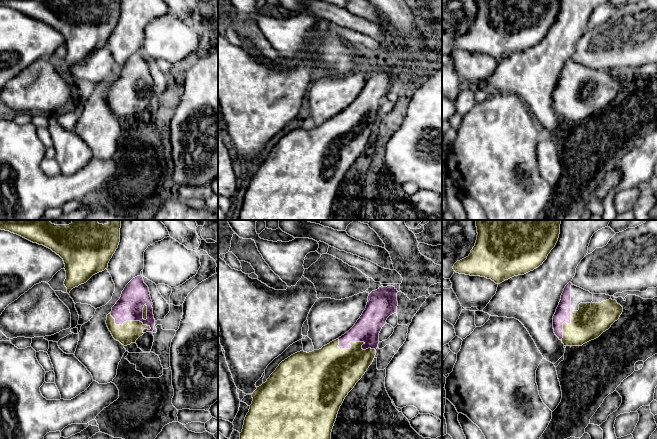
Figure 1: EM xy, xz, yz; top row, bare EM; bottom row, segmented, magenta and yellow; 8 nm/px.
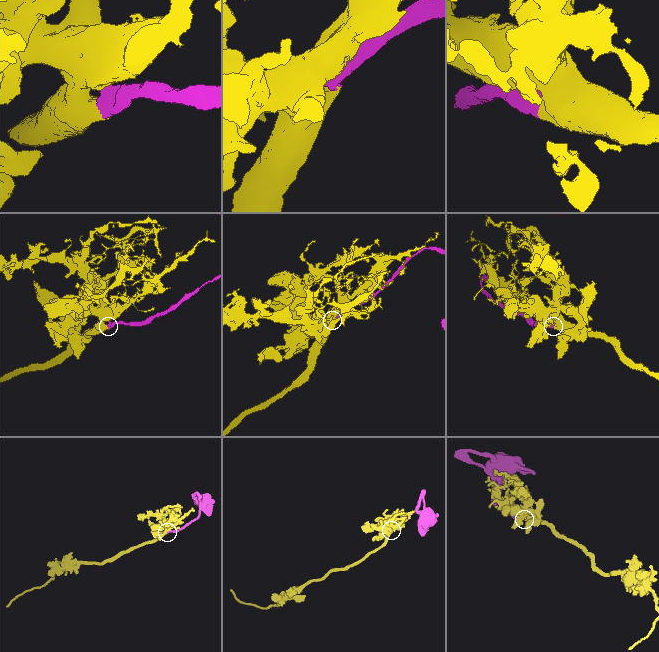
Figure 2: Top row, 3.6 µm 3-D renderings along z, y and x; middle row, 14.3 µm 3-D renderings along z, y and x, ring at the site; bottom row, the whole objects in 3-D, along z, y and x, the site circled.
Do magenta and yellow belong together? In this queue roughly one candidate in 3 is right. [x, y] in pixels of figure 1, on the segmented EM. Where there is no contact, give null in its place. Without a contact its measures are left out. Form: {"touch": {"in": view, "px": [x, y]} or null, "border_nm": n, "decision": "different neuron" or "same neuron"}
{"touch": {"in": "xz", "px": [353, 341]}, "border_nm": 320, "decision": "same neuron"}

